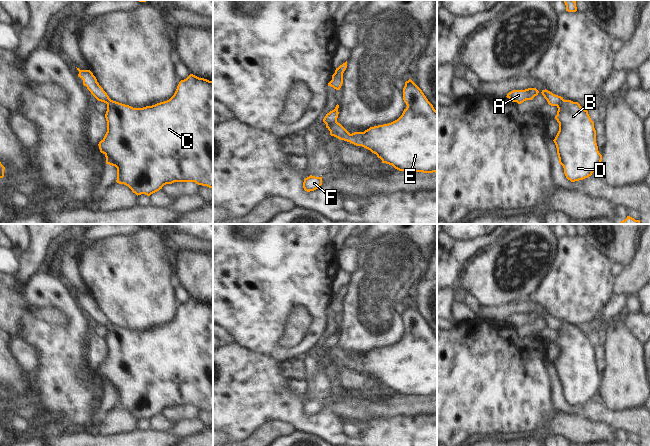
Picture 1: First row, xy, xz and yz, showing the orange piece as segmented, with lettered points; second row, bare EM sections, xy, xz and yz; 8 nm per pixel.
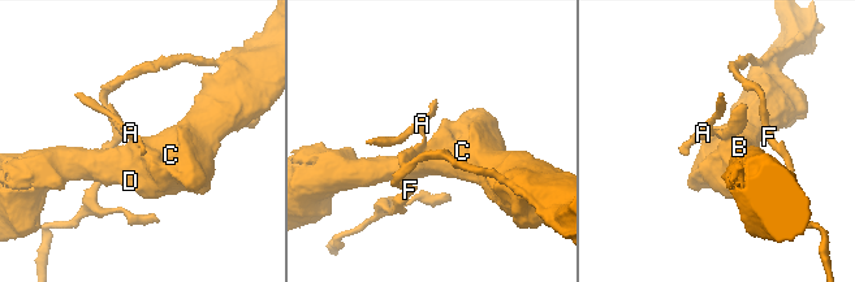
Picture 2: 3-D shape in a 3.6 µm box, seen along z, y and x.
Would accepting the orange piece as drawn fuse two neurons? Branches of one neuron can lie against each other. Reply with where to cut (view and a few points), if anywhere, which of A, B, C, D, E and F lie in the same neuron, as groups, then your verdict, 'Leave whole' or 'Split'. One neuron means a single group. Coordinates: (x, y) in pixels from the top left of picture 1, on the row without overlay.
Split along xz (336, 344), (328, 352). Groups: A / B C D E F. Split

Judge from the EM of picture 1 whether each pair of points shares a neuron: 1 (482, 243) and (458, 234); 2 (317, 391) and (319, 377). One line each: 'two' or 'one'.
1: two
2: one

